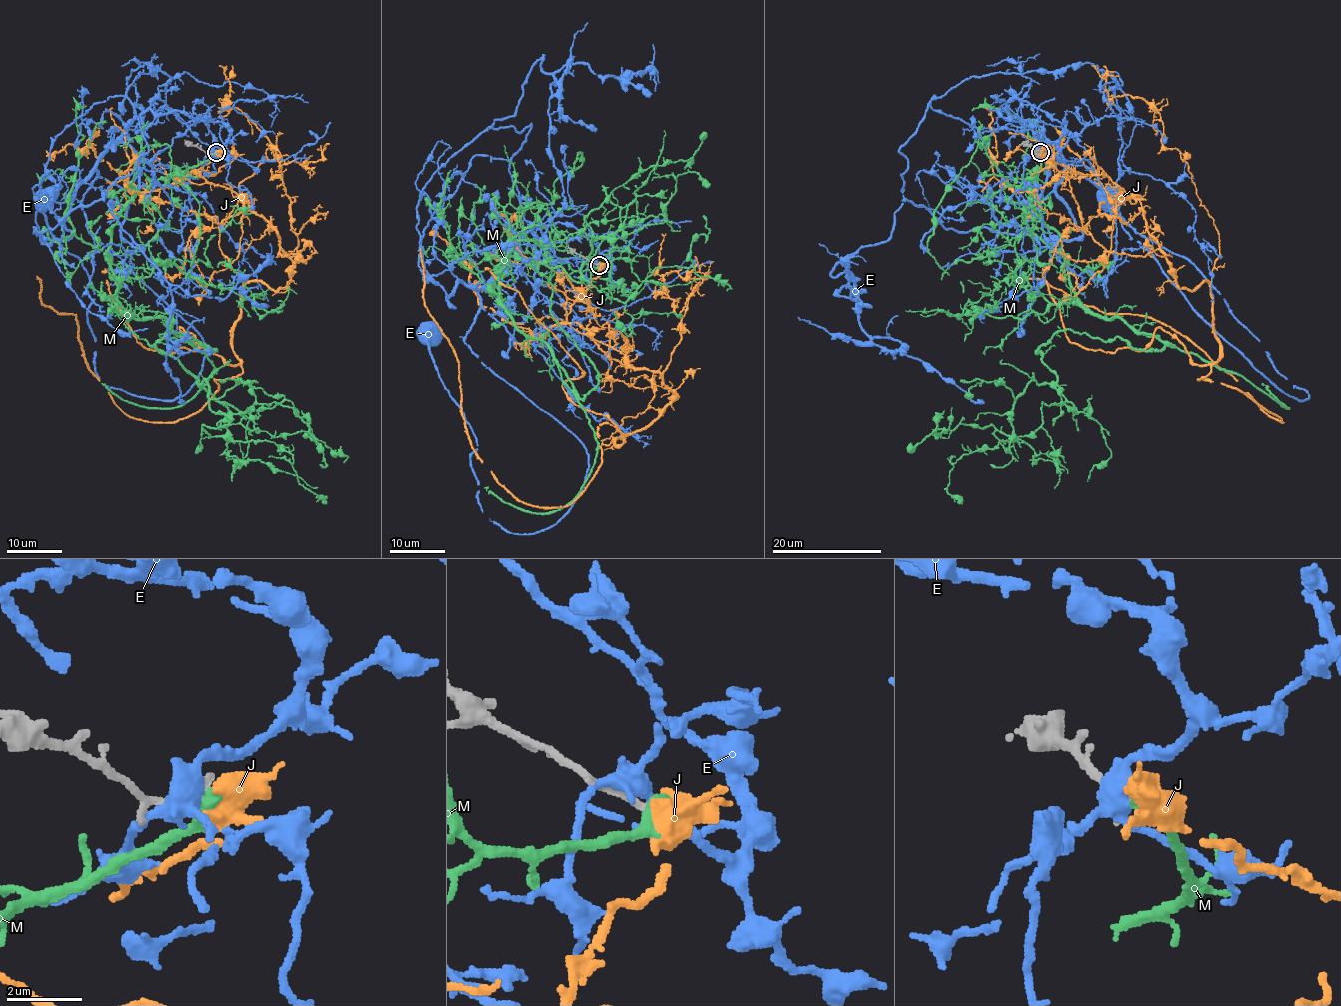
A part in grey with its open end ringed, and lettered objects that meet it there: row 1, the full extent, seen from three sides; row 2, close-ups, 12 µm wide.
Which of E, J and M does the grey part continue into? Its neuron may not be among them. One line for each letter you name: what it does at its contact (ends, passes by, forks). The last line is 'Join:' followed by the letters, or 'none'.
J: it forks there
Join: J

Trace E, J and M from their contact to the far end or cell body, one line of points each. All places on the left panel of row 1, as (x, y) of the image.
E: (209, 154), (227, 125), (147, 110), (81, 200), (202, 337), (170, 399), (99, 379), (94, 285), (44, 200)
J: (216, 152), (184, 174), (242, 196), (292, 273), (244, 285), (242, 370), (201, 409), (129, 417), (37, 277)
M: (214, 152), (127, 203), (117, 300), (214, 350), (155, 343), (227, 417), (207, 433), (305, 431), (323, 451)

